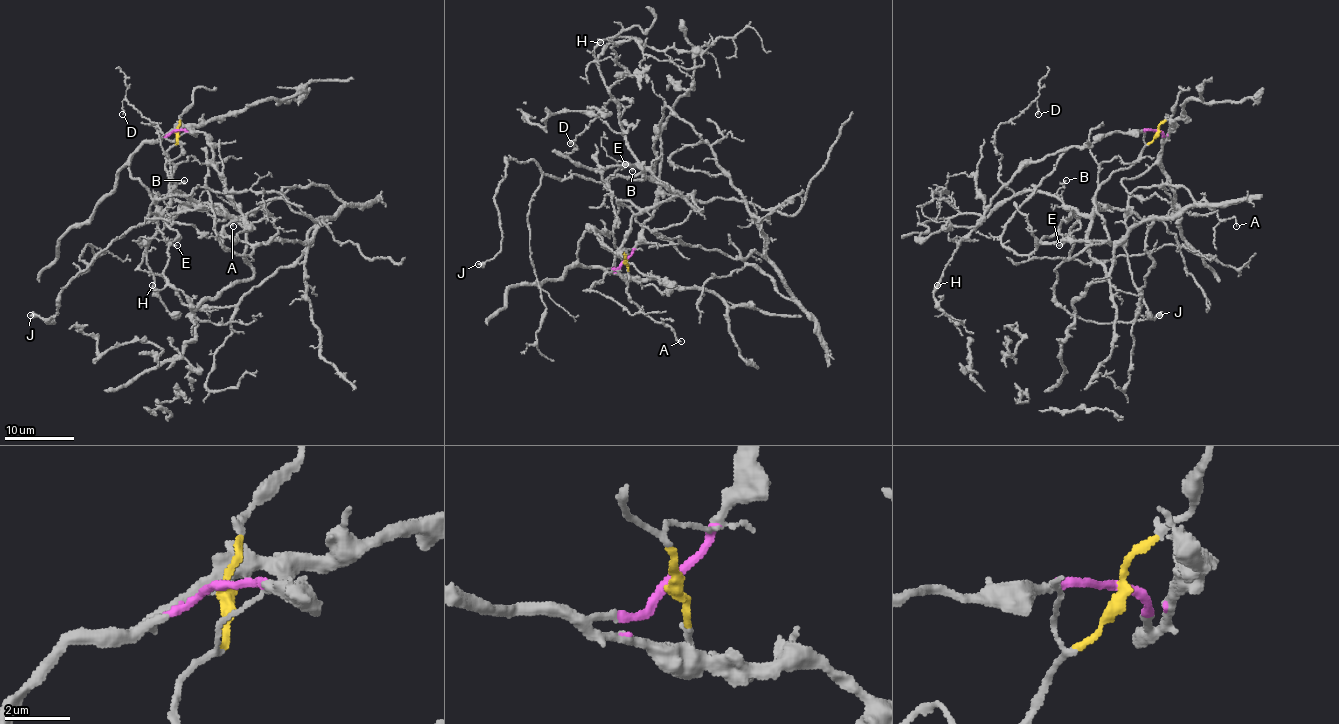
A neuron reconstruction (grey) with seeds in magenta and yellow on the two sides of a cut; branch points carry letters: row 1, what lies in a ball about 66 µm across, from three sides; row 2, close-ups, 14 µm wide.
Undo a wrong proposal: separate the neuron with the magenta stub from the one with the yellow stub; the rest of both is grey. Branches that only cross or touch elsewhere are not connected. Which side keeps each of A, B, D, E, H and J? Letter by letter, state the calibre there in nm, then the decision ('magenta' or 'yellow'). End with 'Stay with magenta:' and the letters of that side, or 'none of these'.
A: calibre 140 nm; yellow
B: calibre 120 nm; yellow
D: calibre 120 nm; yellow
E: calibre 180 nm; yellow
H: calibre 140 nm; yellow
J: calibre 420 nm; yellow
Stay with magenta: none of these

